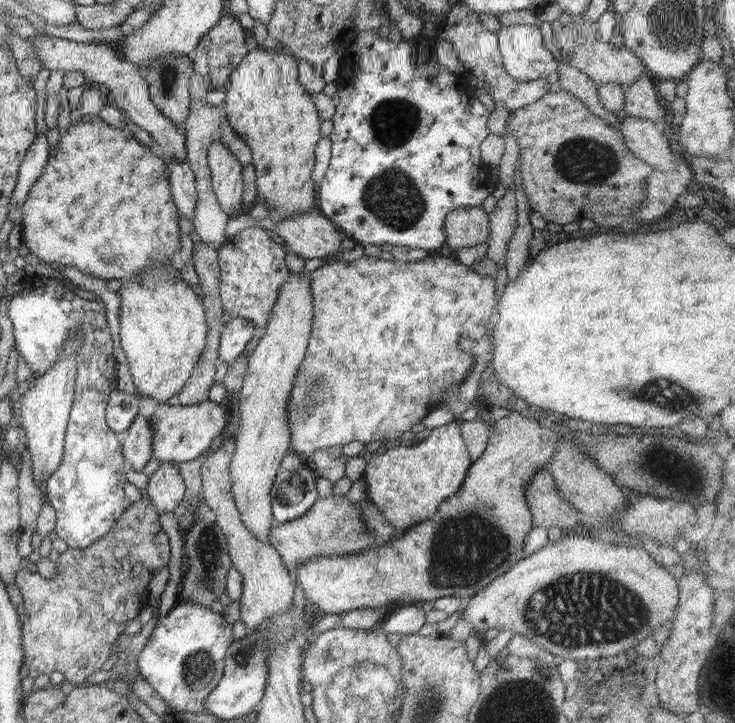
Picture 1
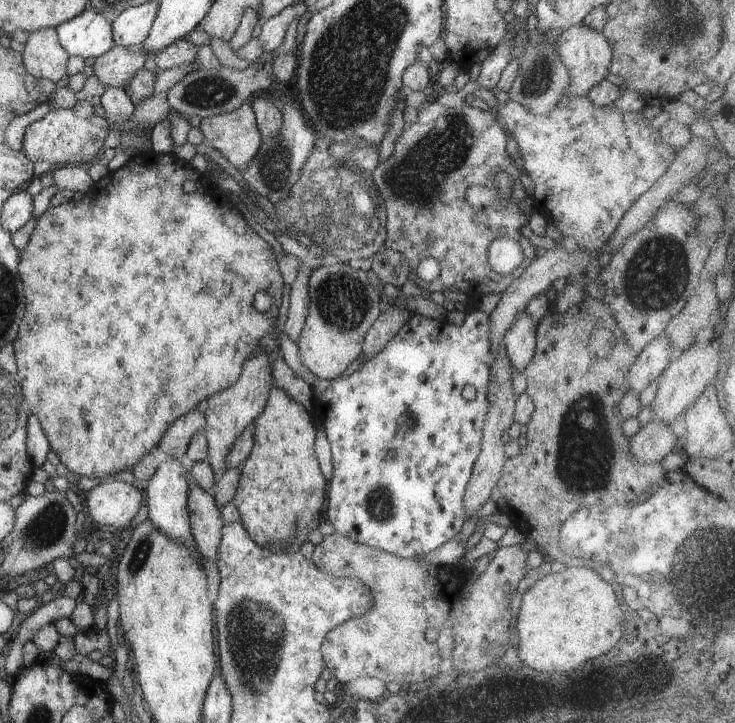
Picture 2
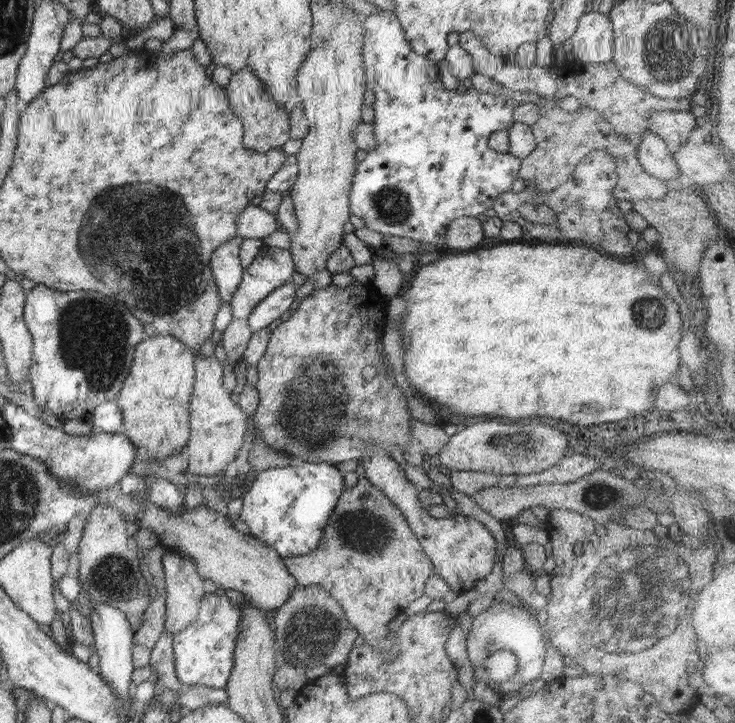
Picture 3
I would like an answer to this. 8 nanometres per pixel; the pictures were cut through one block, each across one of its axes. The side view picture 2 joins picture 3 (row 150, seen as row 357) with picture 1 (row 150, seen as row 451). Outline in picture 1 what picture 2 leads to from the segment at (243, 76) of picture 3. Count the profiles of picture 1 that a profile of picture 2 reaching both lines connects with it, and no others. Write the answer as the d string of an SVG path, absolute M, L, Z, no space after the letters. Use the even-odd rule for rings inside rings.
M218 141L208 147L207 162L220 207L228 216L238 216L243 203L243 165Z

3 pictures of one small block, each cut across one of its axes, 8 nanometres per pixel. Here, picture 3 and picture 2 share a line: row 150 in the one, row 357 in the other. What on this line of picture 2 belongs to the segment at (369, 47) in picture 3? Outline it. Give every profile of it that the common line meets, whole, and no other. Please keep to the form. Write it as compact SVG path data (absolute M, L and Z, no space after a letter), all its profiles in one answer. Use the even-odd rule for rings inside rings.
M479 310L466 312L465 321L457 326L450 324L444 315L430 318L424 315L412 315L406 324L398 330L371 359L368 359L357 371L349 376L335 379L316 379L310 386L314 393L314 402L320 406L322 412L322 427L325 428L333 464L333 477L328 484L328 498L326 498L326 520L332 523L336 533L343 534L347 539L365 544L381 551L386 551L402 558L418 557L428 554L435 548L442 546L451 538L456 537L462 524L467 520L464 508L465 488L470 480L474 463L481 451L483 424L487 418L491 402L489 401L489 386L491 383L491 364L495 354L491 347L491 316ZM466 386L474 386L476 397L466 400L462 390Z

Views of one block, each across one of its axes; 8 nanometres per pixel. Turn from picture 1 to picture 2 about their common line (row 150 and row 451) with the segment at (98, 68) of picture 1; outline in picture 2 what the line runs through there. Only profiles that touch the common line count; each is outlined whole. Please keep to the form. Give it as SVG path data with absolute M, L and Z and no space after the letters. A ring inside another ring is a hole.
M198 408L192 409L168 427L158 445L169 457L180 458L187 451L192 437L204 431L205 424L205 414Z

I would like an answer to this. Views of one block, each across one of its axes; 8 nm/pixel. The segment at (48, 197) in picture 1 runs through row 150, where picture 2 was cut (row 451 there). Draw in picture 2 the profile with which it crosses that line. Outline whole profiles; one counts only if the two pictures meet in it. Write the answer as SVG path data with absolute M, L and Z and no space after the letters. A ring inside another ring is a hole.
M154 152L136 154L122 168L108 172L98 181L93 181L82 200L70 199L56 206L51 205L37 218L26 248L19 253L21 257L17 271L24 284L26 312L18 336L12 342L18 362L16 376L20 380L26 404L32 408L32 414L36 412L49 445L69 472L101 481L110 481L114 475L124 471L132 472L140 459L154 450L161 441L161 436L177 418L196 409L200 402L213 394L236 384L243 364L261 351L272 357L273 386L287 392L309 413L312 411L312 387L292 371L280 350L277 317L284 292L284 280L278 269L277 255L246 223L221 187L193 169L186 160L179 159L174 152L162 156ZM258 290L266 290L271 295L271 307L268 312L258 312L254 308L254 294Z

